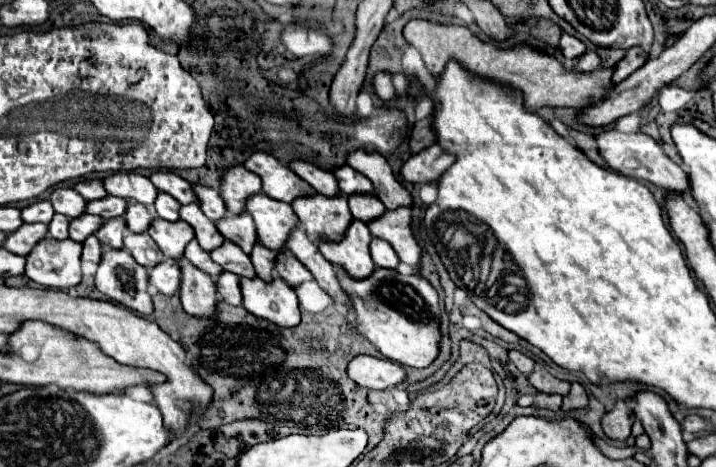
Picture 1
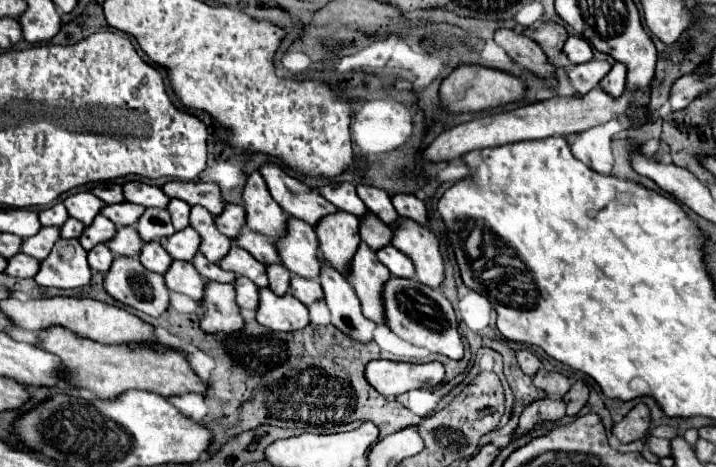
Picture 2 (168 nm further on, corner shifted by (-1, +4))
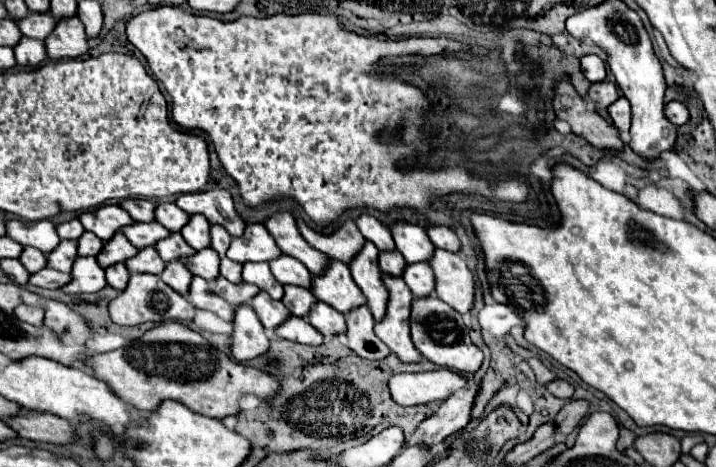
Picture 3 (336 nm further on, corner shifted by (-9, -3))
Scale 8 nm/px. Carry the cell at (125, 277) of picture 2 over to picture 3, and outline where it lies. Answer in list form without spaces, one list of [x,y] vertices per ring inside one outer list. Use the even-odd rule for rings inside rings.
[[[134,273],[130,277],[128,287],[110,301],[108,305],[110,311],[110,319],[118,325],[140,325],[146,321],[152,323],[166,323],[166,321],[192,321],[194,319],[194,305],[184,299],[182,295],[178,295],[172,287],[168,287],[158,275],[148,275],[148,273]]]

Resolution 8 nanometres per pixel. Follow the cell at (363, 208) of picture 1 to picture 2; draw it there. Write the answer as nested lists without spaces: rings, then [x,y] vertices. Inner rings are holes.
[[[368,210],[366,220],[360,220],[360,238],[372,250],[378,250],[378,248],[390,244],[390,228],[386,224],[382,224],[382,220],[378,220],[378,216],[374,216],[374,212]]]

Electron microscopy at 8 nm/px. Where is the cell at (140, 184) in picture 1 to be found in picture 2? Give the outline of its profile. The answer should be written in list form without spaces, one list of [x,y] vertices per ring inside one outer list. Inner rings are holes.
[[[126,182],[122,186],[122,190],[126,192],[126,200],[134,202],[134,204],[142,204],[142,206],[156,206],[156,208],[166,208],[168,204],[168,196],[152,184],[144,184],[144,182]]]

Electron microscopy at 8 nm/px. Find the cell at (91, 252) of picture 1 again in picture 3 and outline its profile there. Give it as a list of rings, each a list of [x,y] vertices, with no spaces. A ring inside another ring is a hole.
[[[116,263],[114,267],[106,269],[106,279],[108,279],[108,285],[112,285],[118,291],[124,291],[130,279],[130,271],[126,271],[124,263]]]

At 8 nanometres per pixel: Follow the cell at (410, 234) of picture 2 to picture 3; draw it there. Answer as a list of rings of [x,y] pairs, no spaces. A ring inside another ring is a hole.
[[[436,249],[430,261],[436,275],[436,297],[466,315],[474,307],[474,275],[460,255]]]

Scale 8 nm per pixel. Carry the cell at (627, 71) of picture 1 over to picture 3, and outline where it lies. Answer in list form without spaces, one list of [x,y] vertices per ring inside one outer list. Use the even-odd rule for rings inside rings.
[[[620,97],[612,107],[608,107],[608,113],[610,113],[616,129],[620,129],[620,131],[630,129],[630,103],[624,97]]]

